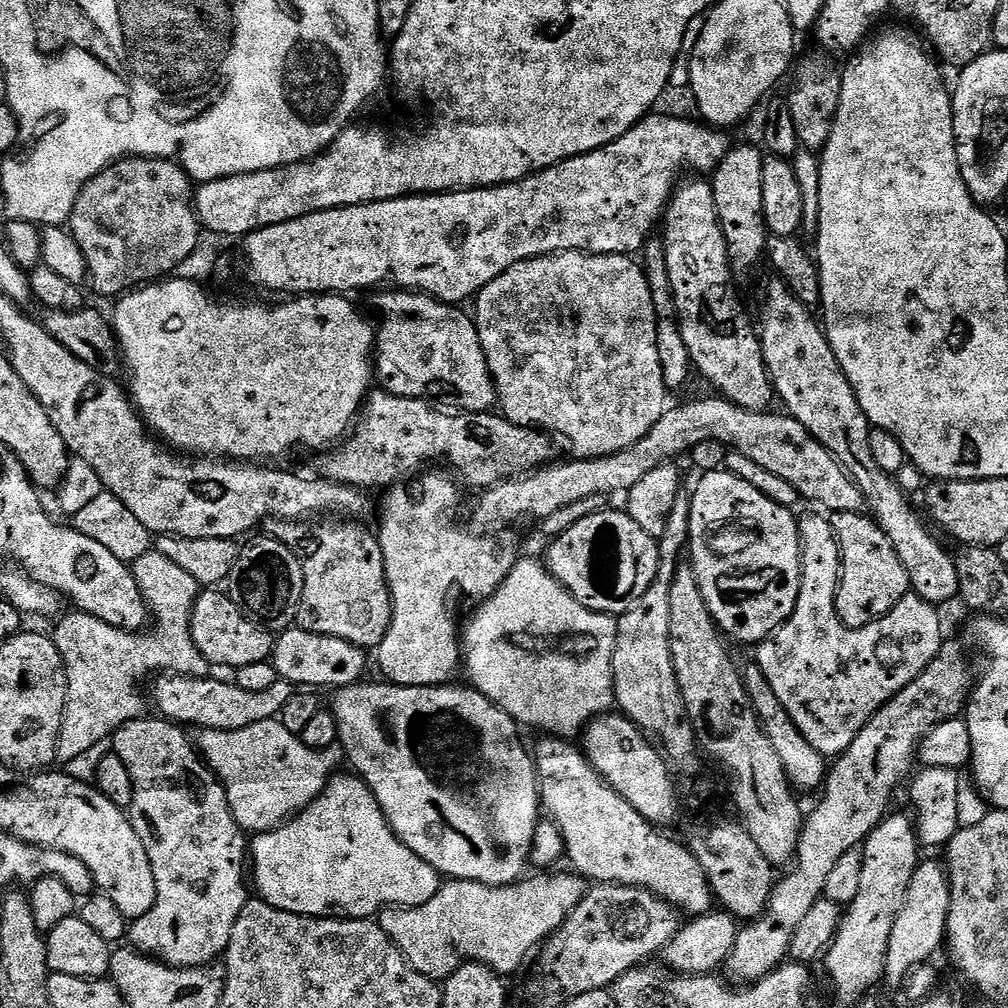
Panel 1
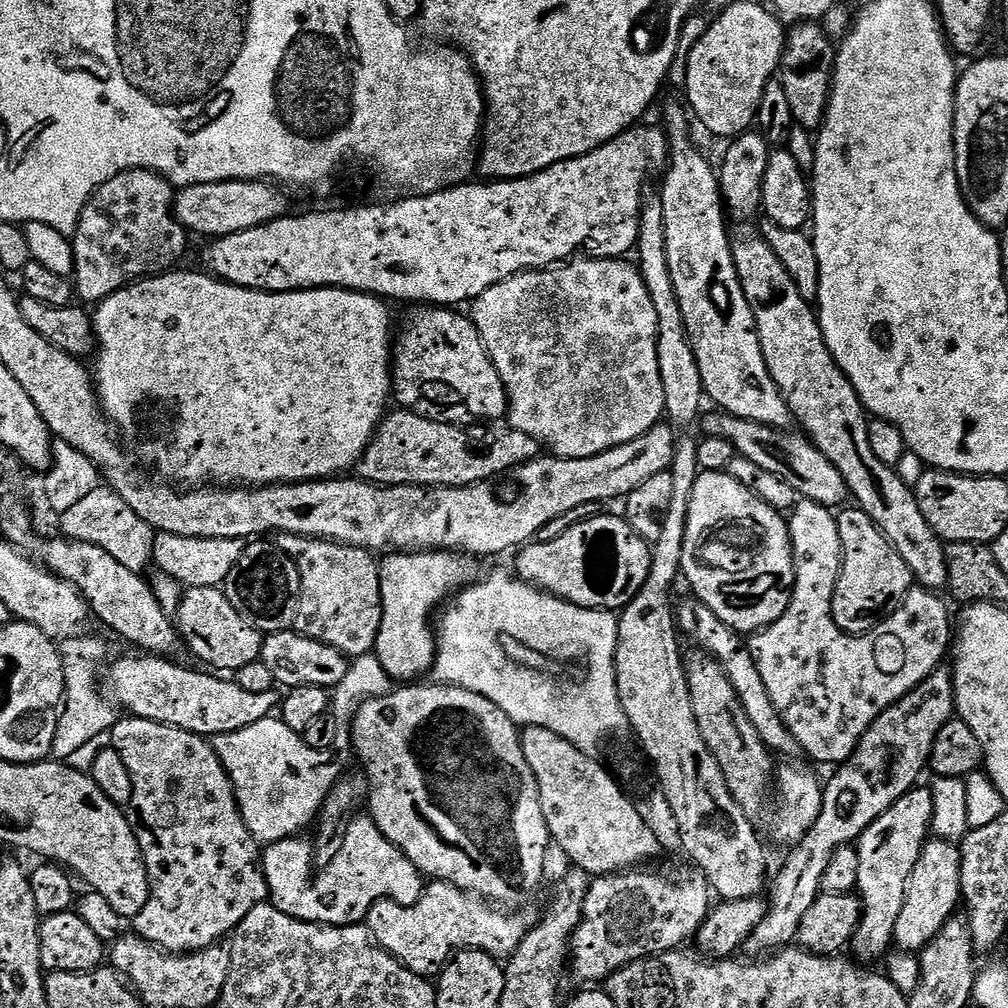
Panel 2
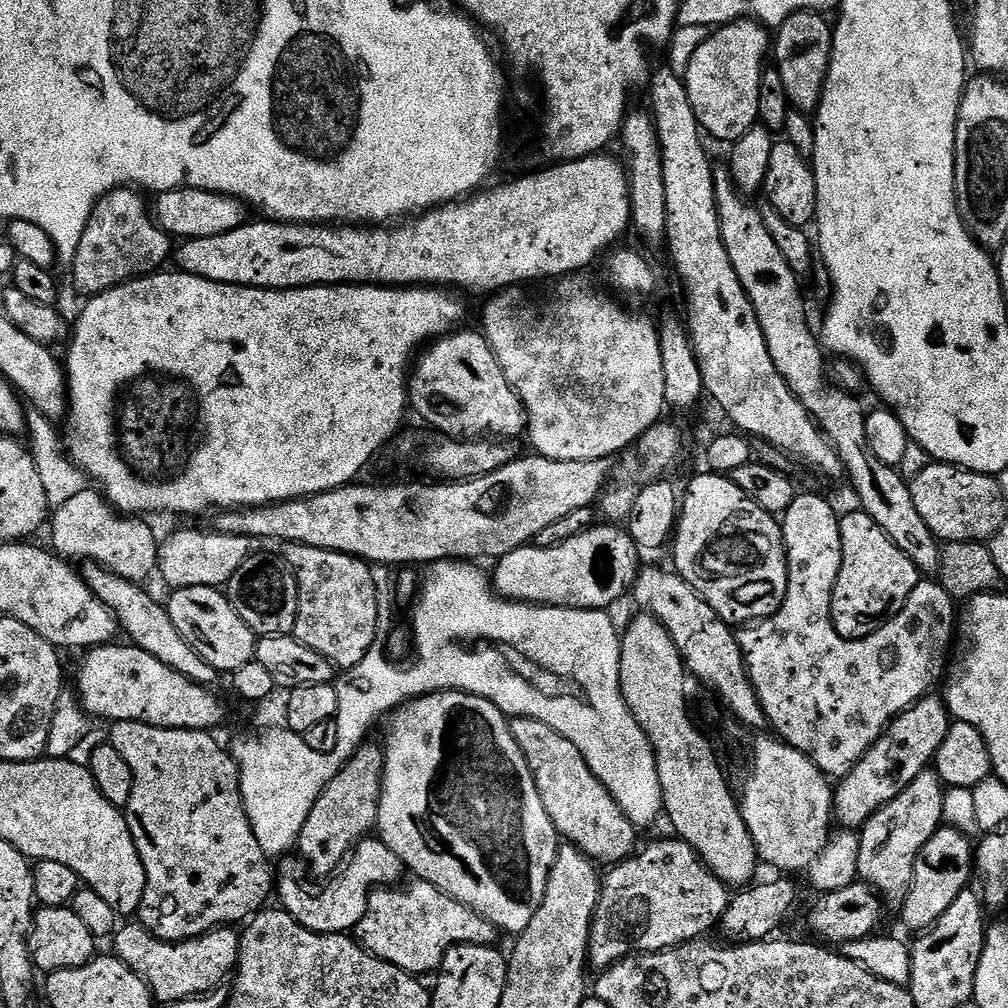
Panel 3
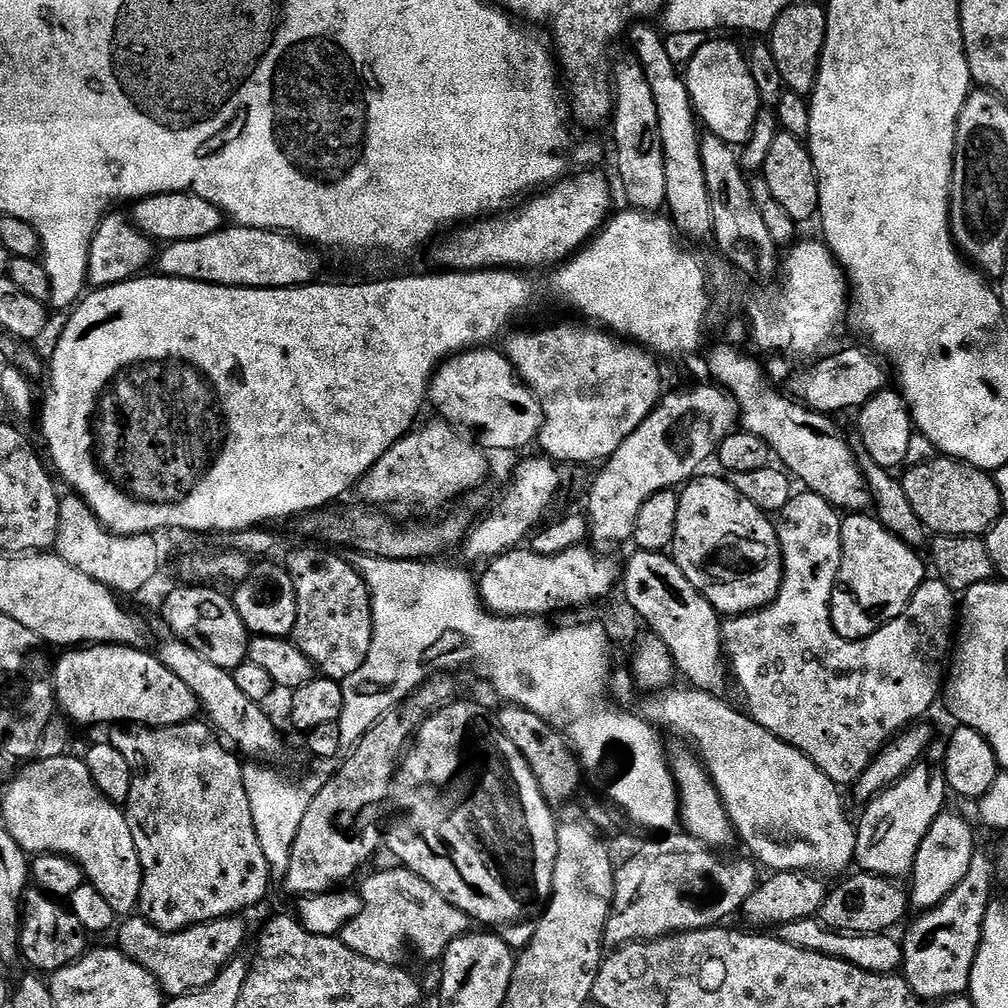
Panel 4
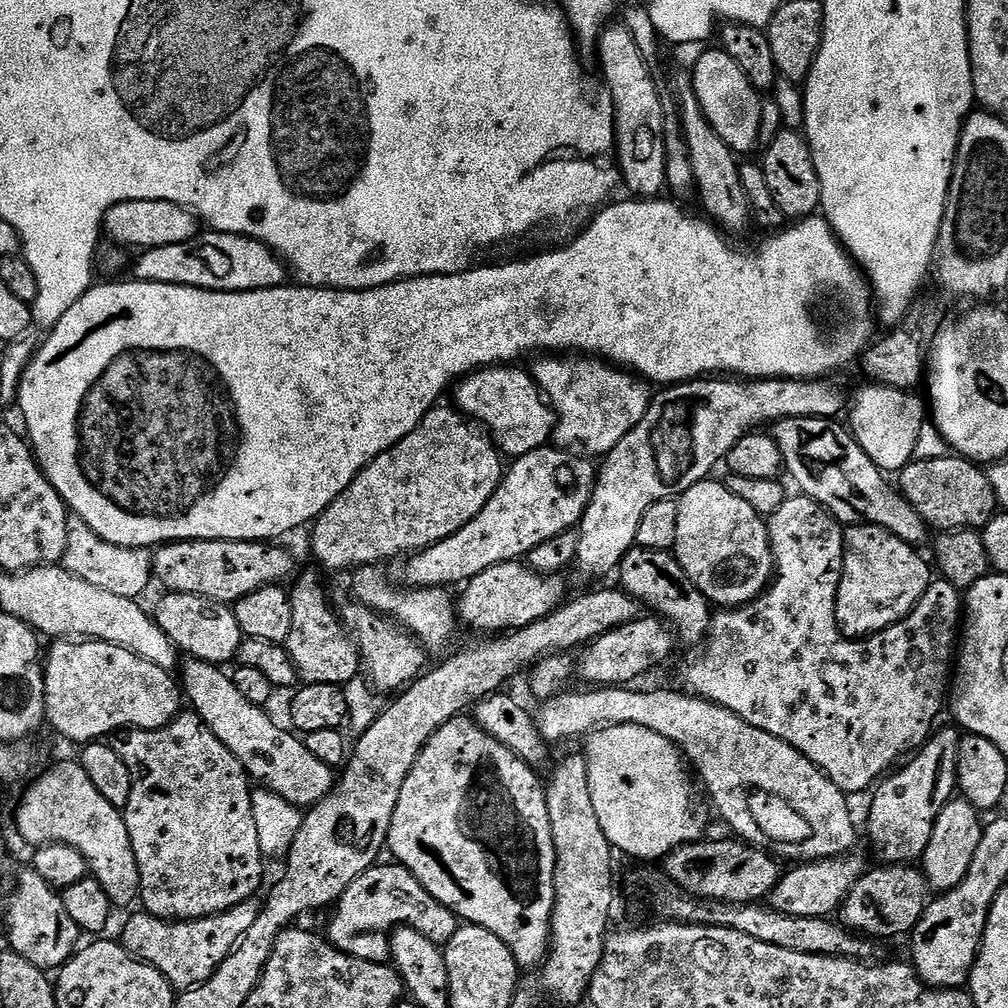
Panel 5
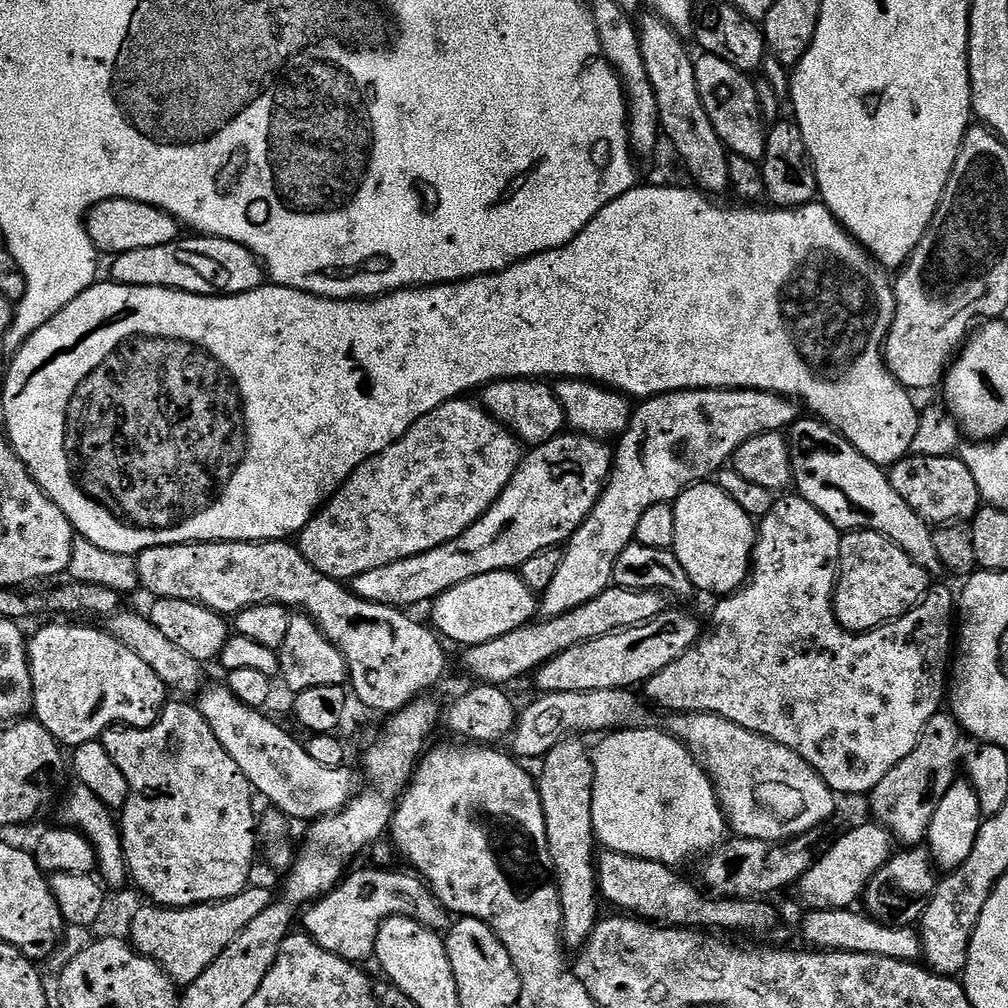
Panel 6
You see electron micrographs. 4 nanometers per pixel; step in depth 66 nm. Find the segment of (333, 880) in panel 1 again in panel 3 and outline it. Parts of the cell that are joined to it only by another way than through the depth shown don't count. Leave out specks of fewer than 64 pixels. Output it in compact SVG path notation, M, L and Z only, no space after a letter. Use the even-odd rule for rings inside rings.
M365 838L352 849L346 863L339 869L335 877L336 885L333 888L324 888L321 892L307 892L300 885L300 872L296 869L297 861L288 858L278 868L278 896L279 903L285 912L289 912L302 926L322 934L348 934L355 929L356 924L366 914L368 895L378 888L396 886L406 876L403 862L379 838ZM373 839L373 840L372 840ZM296 863L296 864L295 864ZM340 876L340 877L339 877Z

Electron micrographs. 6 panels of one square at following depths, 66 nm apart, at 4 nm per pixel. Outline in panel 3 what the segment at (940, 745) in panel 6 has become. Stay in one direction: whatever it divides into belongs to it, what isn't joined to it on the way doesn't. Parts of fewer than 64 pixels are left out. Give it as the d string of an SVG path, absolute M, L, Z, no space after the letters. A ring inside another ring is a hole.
M925 770L922 774L918 774L918 778L914 778L914 782L910 782L910 786L906 786L906 790L902 790L902 794L898 794L898 798L886 802L886 806L879 808L864 823L864 827L859 829L860 849L858 850L857 877L863 883L869 884L871 888L875 888L887 903L889 900L890 903L896 904L895 906L903 905L908 888L912 885L914 862L922 846L930 842L932 835L944 824L942 806L945 791L945 785L941 784L939 774L935 770Z

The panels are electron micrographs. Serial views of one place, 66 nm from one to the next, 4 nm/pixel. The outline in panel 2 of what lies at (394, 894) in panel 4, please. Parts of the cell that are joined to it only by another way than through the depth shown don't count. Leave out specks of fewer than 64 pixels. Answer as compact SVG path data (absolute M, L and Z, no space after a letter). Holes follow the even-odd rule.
M432 882L414 906L402 906L397 900L374 902L368 911L366 927L376 943L399 964L419 976L436 978L457 952L468 948L497 958L513 956L533 923L533 917L528 917L524 910L505 910L473 892L464 892L452 884Z

